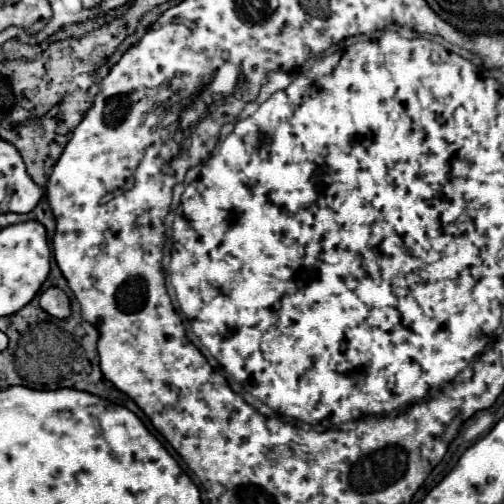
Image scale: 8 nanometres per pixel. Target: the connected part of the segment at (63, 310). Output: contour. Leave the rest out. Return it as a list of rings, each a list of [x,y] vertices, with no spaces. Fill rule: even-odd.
[[[50,287],[40,295],[40,307],[56,319],[68,319],[70,317],[70,299],[60,287]]]

